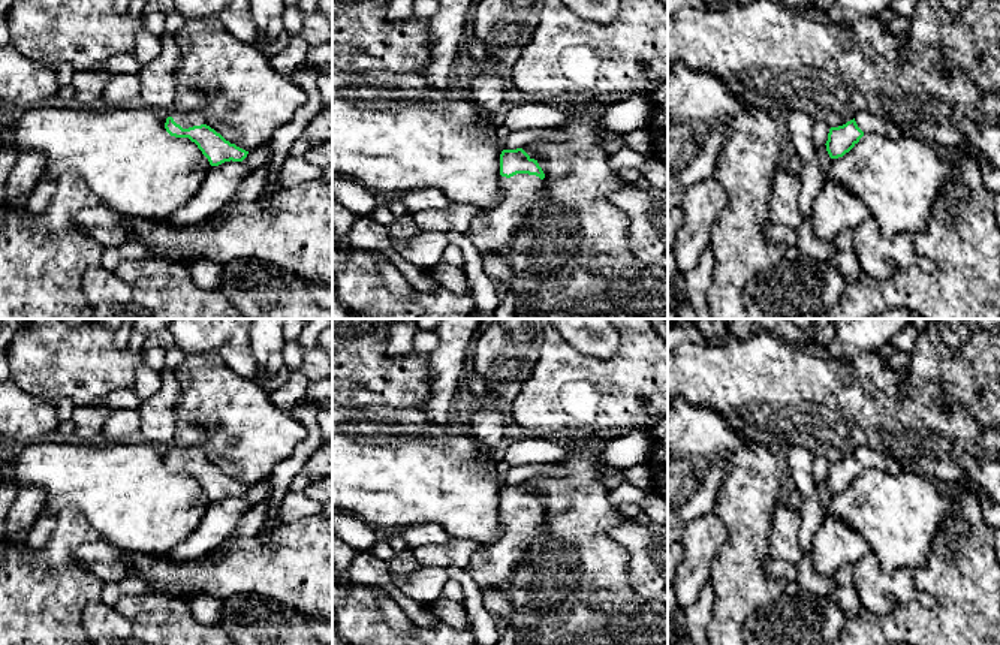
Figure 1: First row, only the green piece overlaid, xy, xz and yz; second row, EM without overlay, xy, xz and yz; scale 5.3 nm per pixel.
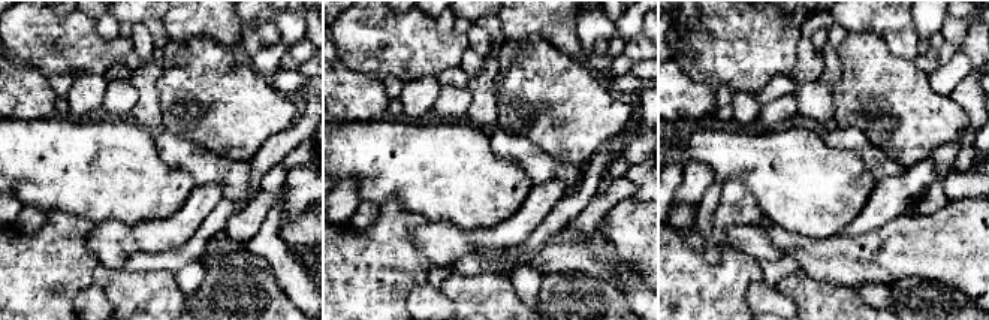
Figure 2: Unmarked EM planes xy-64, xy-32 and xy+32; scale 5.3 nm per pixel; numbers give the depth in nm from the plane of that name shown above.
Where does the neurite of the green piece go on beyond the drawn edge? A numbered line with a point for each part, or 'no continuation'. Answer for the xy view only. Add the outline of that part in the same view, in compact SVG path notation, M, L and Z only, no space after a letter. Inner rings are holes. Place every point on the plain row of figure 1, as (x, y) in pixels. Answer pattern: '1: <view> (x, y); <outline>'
1: xy (187, 455); M169 447L166 450L163 450L163 456L166 458L166 453L172 452L174 456L177 459L180 459L183 464L189 464L193 461L201 461L205 459L202 450L196 449L196 447L187 447L187 449L181 449L181 447Z

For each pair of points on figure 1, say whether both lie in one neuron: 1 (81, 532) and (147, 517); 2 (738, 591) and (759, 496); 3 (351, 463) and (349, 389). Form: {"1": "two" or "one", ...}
{"1": "two", "2": "one", "3": "two"}

